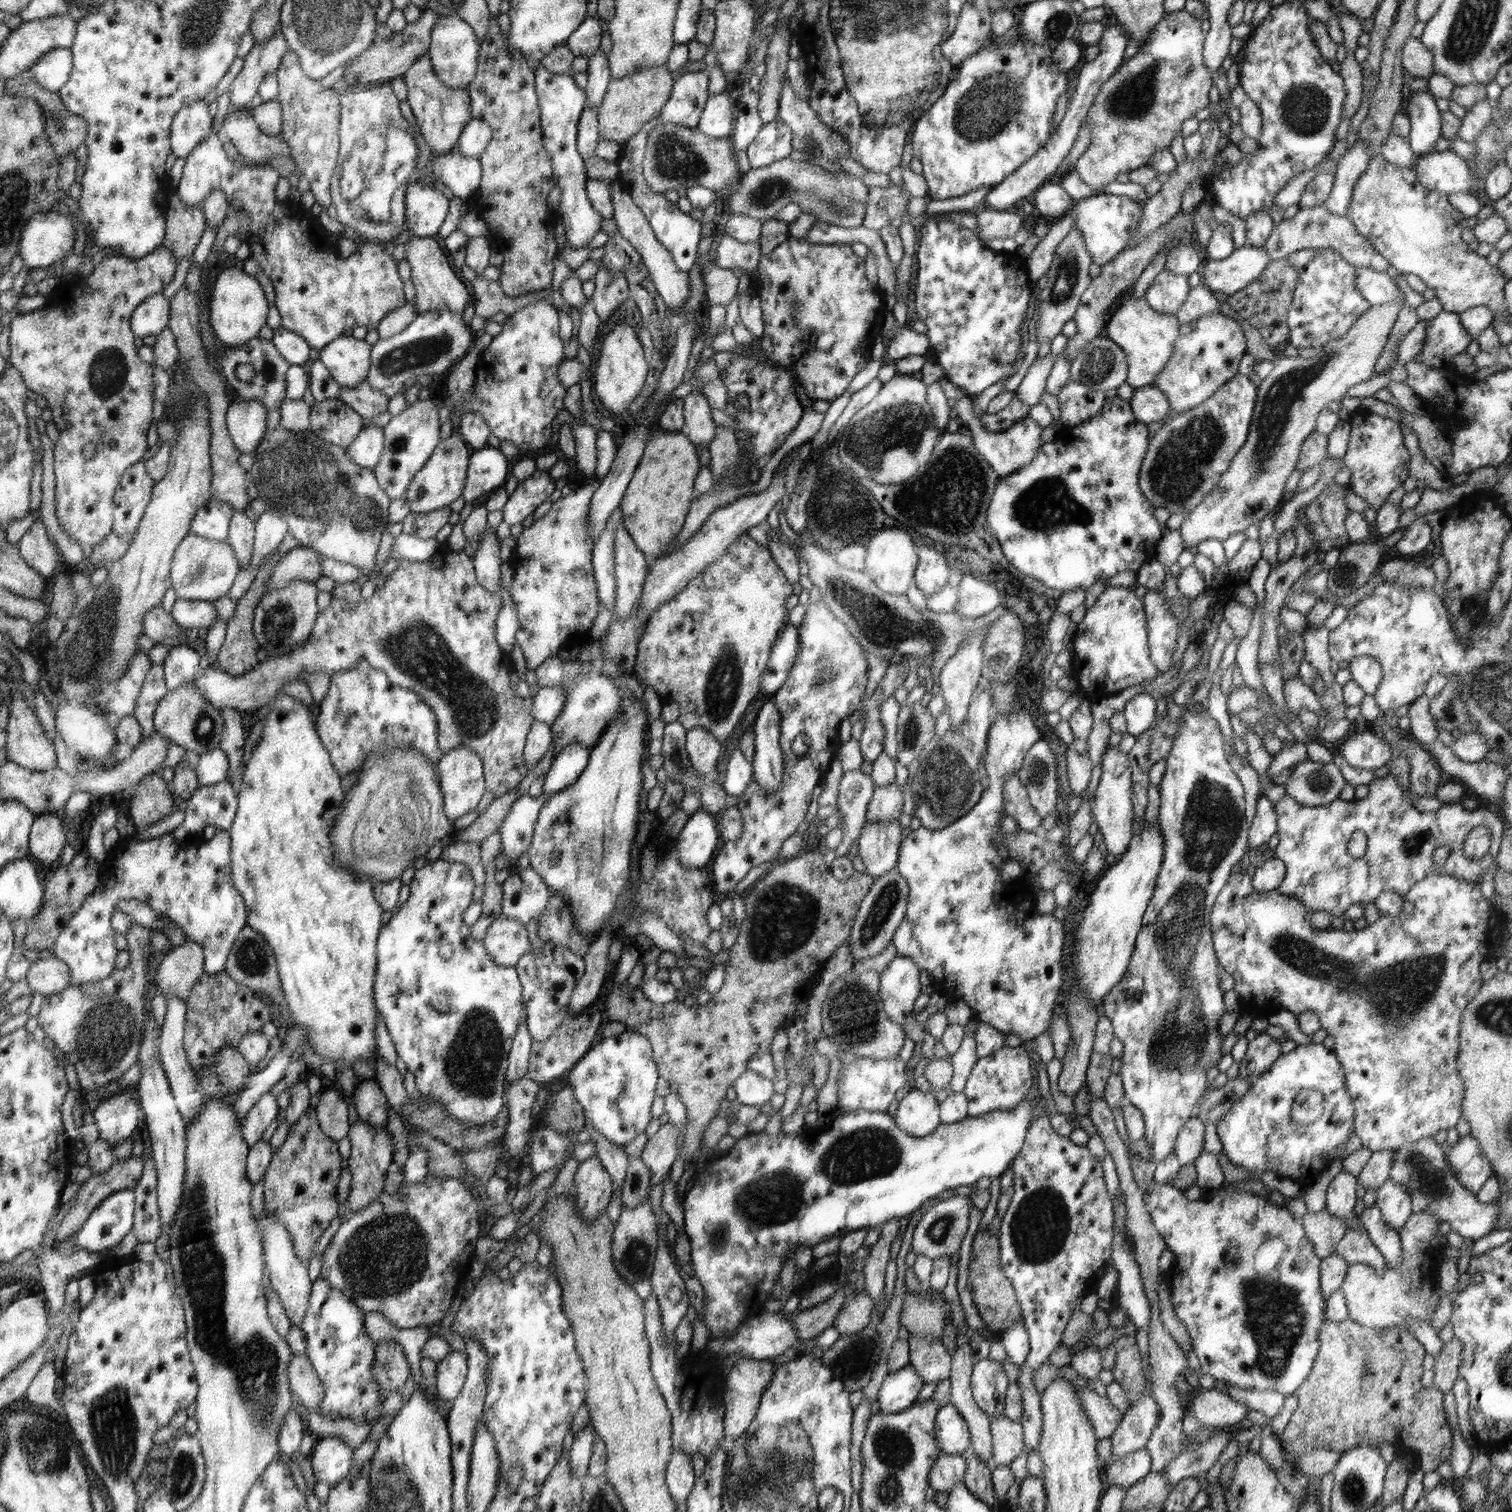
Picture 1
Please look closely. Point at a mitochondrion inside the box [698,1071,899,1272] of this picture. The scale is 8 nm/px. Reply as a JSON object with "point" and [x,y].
{"point":[775,1198]}

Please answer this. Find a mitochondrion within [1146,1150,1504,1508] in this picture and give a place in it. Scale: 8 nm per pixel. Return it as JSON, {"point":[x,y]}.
{"point":[1284,1321]}

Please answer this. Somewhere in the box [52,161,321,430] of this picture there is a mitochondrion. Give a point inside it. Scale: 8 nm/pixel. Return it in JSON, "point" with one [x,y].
{"point":[108,374]}

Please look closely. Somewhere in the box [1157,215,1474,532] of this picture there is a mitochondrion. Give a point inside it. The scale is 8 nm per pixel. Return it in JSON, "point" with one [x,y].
{"point":[1276,408]}

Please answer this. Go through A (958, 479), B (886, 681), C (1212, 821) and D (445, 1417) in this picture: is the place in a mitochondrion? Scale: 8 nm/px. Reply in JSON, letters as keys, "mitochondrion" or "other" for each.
{"A":"mitochondrion","B":"other","C":"mitochondrion","D":"other"}

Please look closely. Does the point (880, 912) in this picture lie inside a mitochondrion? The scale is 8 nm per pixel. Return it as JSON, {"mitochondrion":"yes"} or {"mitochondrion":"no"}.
{"mitochondrion":"yes"}

